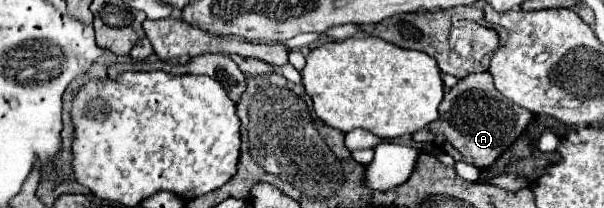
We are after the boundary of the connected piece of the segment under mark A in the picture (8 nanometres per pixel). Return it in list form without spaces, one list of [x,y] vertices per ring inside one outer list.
[[[490,72],[470,74],[460,80],[452,90],[444,94],[438,112],[438,120],[428,124],[426,130],[416,132],[414,140],[432,142],[446,154],[450,154],[454,160],[474,164],[476,168],[488,168],[490,164],[494,164],[494,160],[504,150],[508,150],[514,140],[520,138],[520,134],[534,118],[532,112],[518,108],[514,102],[496,92]]]

